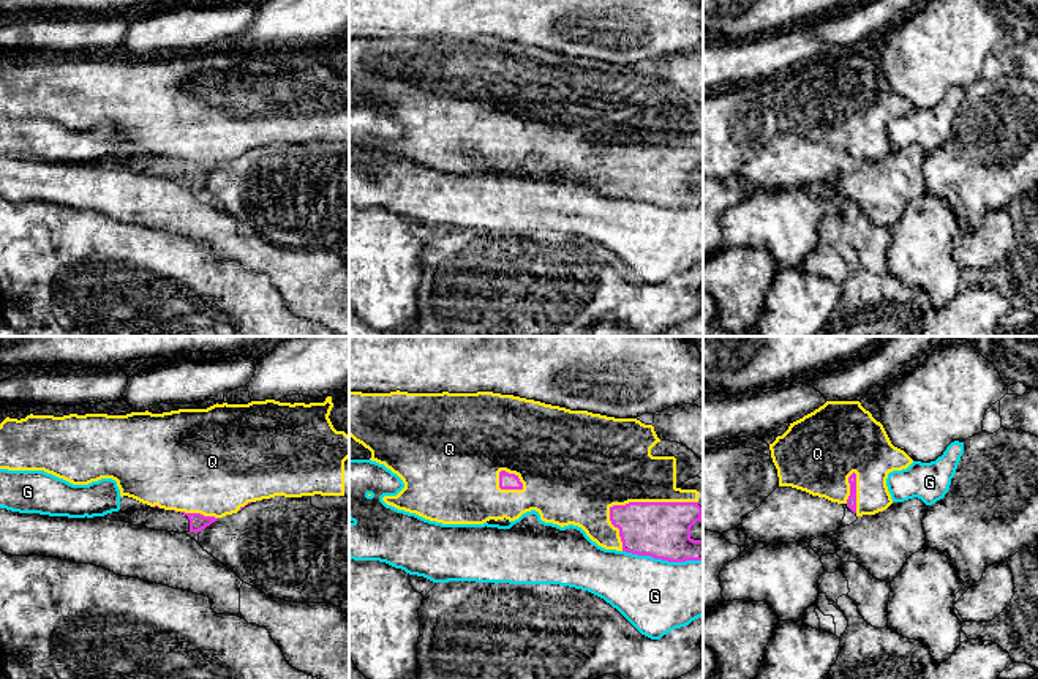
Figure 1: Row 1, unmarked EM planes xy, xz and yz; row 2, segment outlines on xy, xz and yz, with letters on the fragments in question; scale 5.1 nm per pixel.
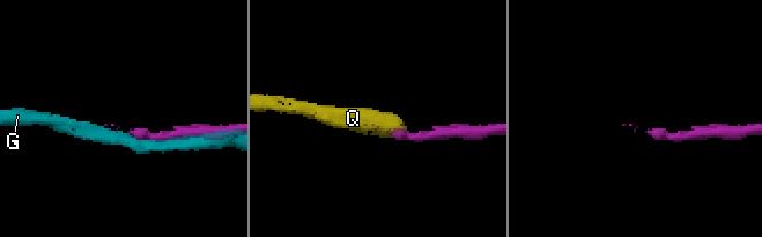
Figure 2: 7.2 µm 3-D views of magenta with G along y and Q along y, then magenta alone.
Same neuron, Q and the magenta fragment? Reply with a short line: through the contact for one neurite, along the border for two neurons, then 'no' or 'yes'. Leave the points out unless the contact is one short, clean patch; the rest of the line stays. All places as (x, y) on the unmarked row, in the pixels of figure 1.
yes

